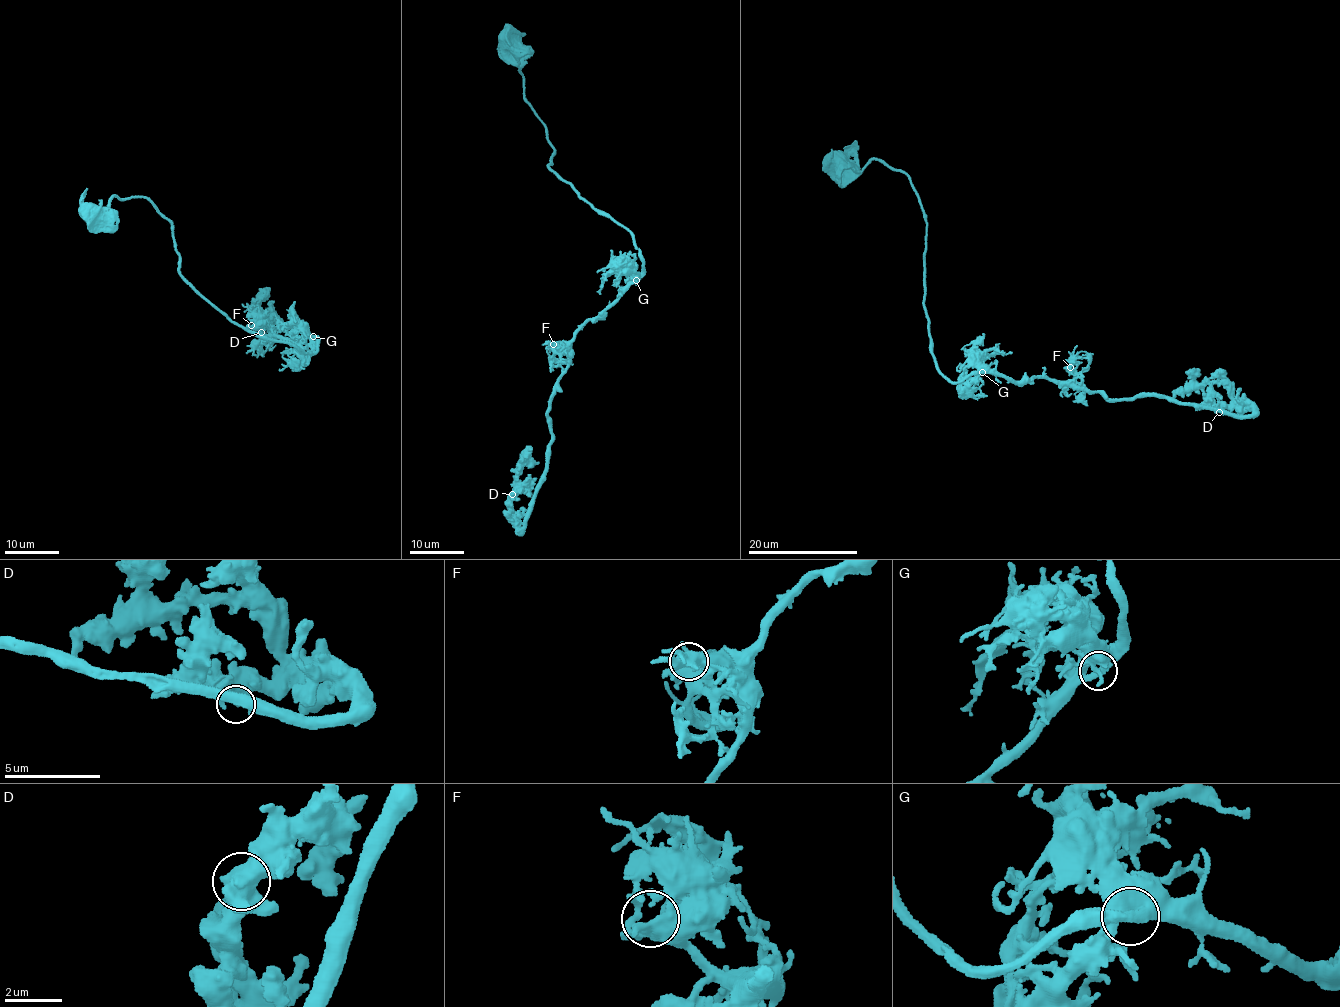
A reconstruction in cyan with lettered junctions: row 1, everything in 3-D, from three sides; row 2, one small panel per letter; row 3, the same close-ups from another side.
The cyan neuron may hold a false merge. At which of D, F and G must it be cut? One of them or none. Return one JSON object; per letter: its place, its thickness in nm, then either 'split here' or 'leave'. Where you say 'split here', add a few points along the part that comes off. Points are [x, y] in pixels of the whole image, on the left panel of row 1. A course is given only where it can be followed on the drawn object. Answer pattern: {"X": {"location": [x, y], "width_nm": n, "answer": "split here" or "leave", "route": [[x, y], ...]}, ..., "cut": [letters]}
{"D": {"location": [261, 332], "width_nm": 500, "answer": "leave"}, "F": {"location": [251, 325], "width_nm": 550, "answer": "leave"}, "G": {"location": [313, 336], "width_nm": 360, "answer": "leave"}, "cut": []}

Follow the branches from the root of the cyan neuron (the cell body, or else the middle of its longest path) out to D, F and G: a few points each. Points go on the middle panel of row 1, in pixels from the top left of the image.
D: (508, 39), (554, 150), (547, 166), (627, 227), (644, 269), (571, 344), (545, 476), (518, 529), (512, 494)
F: (508, 39), (525, 101), (554, 150), (547, 166), (627, 227), (644, 269), (563, 351), (553, 344)
G: (508, 39), (525, 101), (554, 150), (547, 166), (627, 227), (643, 262), (636, 281)

